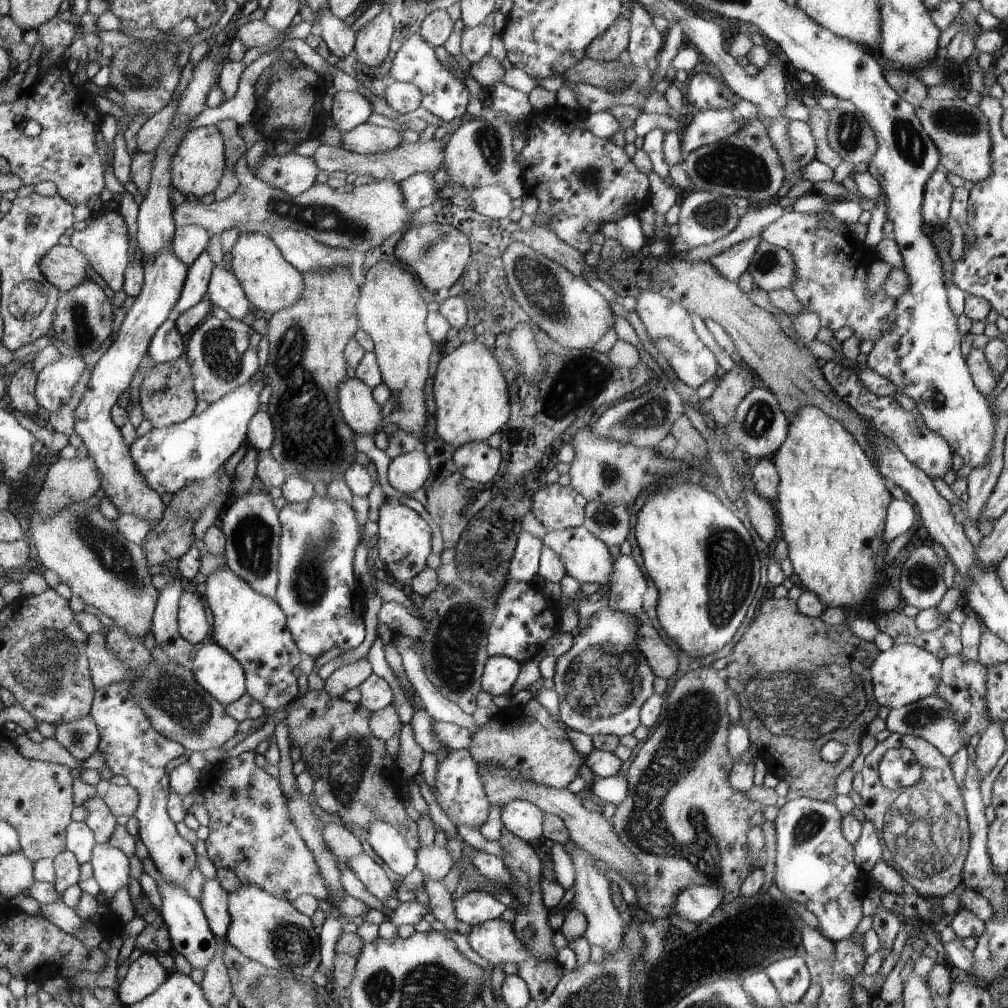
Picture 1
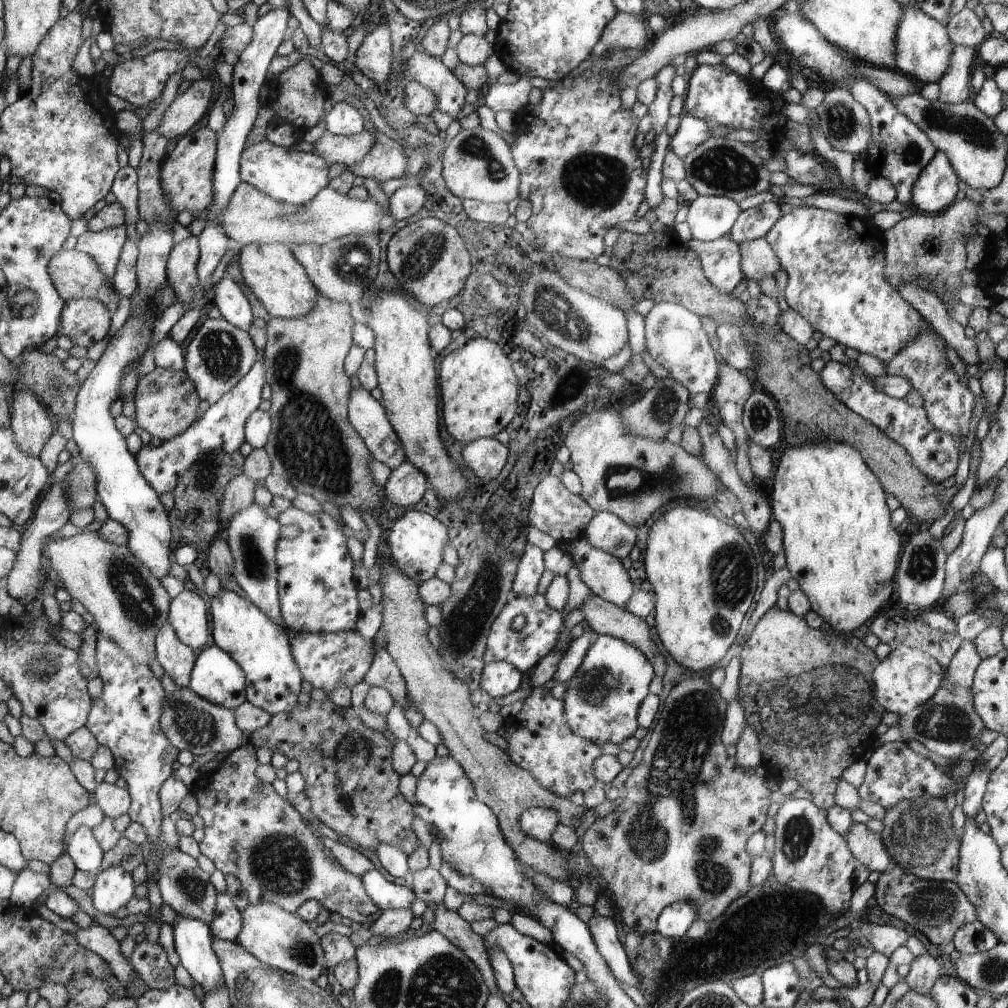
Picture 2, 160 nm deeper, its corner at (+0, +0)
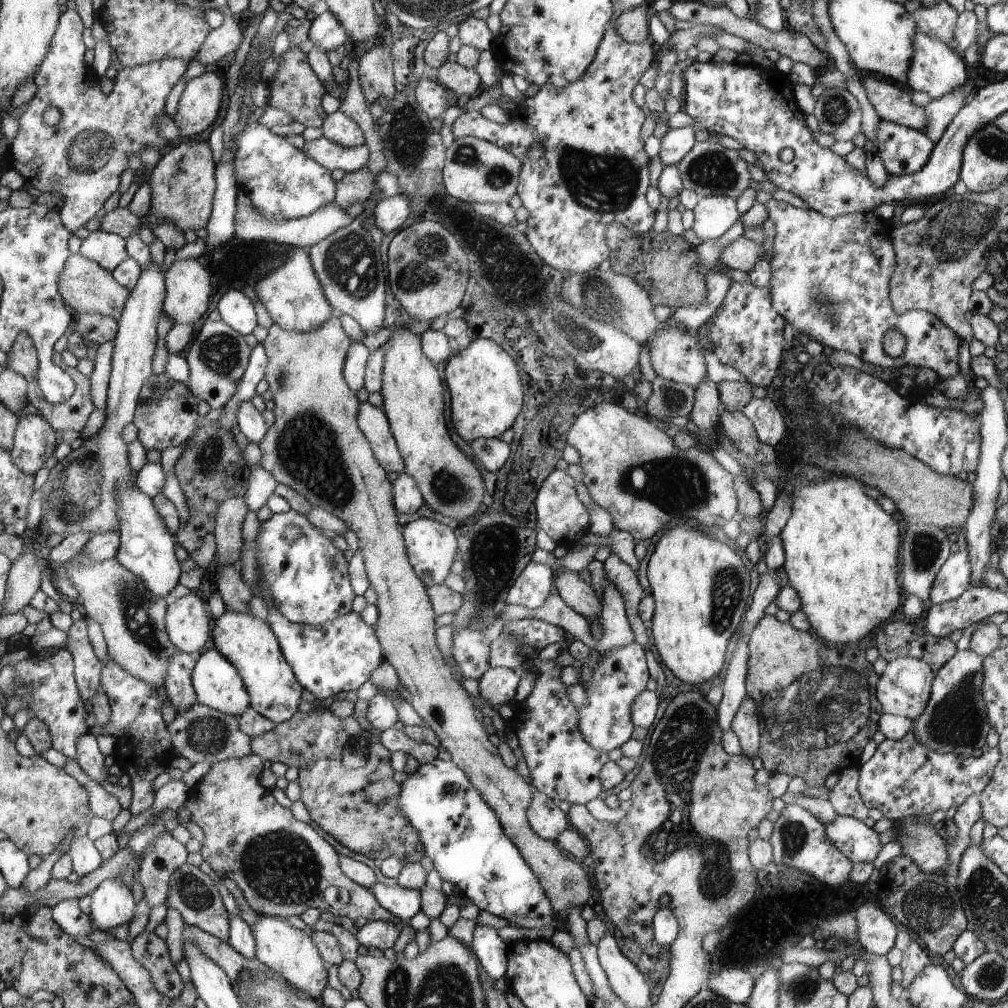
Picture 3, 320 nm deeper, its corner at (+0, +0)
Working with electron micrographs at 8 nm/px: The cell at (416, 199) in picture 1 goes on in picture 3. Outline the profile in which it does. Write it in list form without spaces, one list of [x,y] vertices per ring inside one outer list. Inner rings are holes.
[[[394,195],[379,202],[374,208],[374,226],[391,237],[410,216],[410,203],[404,195]]]

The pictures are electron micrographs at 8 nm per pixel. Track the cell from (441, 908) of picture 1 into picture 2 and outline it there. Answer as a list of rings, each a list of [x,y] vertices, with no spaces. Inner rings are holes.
[[[442,903],[436,905],[434,916],[434,929],[449,938],[458,947],[461,947],[465,954],[477,965],[489,987],[489,994],[502,997],[510,1004],[514,998],[503,993],[497,987],[494,971],[489,964],[485,940],[474,932],[471,923],[464,920],[457,912],[449,911]]]

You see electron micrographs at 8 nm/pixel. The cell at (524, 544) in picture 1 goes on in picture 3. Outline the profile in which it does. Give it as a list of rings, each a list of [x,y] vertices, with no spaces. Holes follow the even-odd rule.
[[[531,560],[521,576],[514,581],[507,602],[529,609],[540,608],[552,596],[553,571],[551,567]]]

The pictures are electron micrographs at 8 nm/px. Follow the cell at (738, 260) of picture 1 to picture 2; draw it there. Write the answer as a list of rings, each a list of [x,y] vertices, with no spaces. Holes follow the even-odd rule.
[[[729,233],[713,241],[691,239],[686,243],[697,254],[706,278],[722,293],[731,294],[742,282],[745,274],[741,269],[741,250]]]

